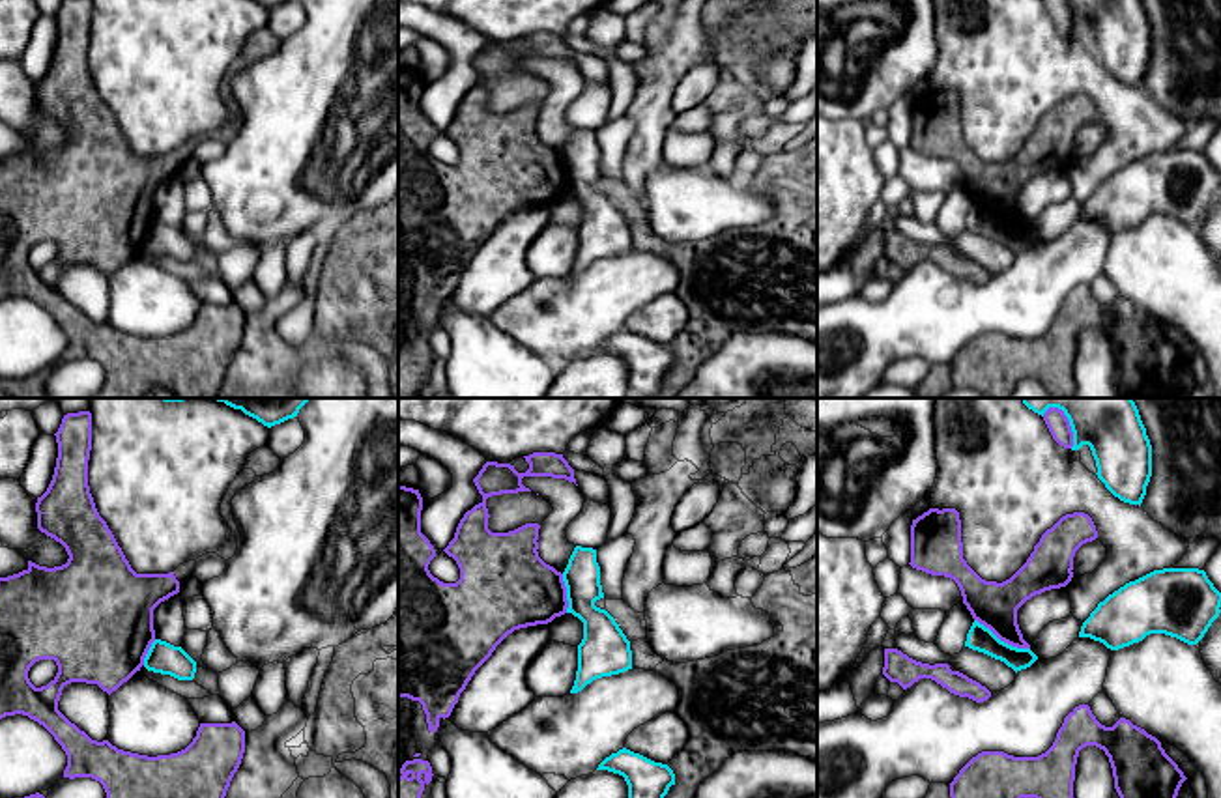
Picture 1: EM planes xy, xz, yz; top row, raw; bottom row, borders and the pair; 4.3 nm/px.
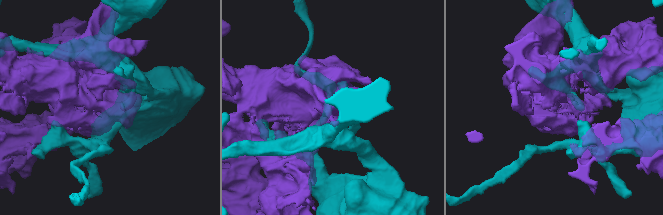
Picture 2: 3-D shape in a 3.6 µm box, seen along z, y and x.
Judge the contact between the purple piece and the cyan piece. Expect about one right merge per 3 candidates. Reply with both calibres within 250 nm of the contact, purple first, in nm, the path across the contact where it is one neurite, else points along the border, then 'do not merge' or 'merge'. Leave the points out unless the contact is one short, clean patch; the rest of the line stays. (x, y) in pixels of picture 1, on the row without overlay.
190 nm thick on the purple side, 110 nm on the other; do not merge

